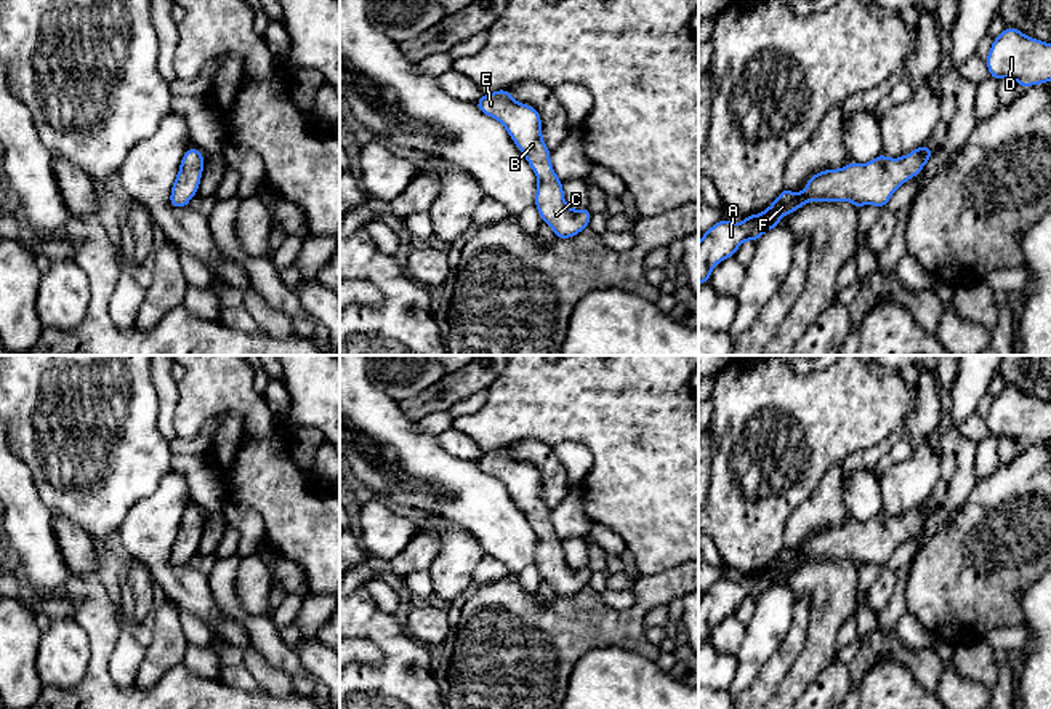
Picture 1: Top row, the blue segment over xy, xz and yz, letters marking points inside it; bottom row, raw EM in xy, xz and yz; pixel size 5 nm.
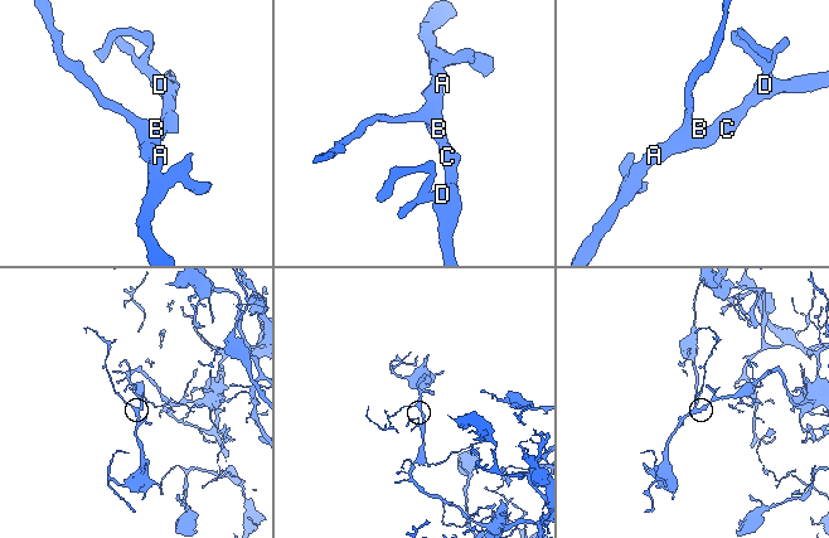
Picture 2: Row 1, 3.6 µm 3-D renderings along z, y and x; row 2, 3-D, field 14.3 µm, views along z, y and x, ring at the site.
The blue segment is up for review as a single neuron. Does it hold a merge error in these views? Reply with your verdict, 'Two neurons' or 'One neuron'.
One neuron

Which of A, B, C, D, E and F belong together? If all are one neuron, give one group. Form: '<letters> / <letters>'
A B C D E F

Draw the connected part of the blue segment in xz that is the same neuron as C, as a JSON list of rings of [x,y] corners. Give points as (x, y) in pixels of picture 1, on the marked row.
[[[509,90],[482,94],[476,106],[482,114],[498,120],[506,128],[509,138],[527,158],[538,179],[535,206],[556,238],[570,238],[586,229],[593,213],[588,208],[572,210],[567,206],[562,181],[556,176],[550,162],[551,150],[543,142],[538,110],[514,101]]]

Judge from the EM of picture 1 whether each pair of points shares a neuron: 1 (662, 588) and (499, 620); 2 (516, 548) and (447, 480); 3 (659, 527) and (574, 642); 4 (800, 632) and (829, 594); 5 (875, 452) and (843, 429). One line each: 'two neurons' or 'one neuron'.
1: one neuron
2: one neuron
3: two neurons
4: two neurons
5: two neurons

